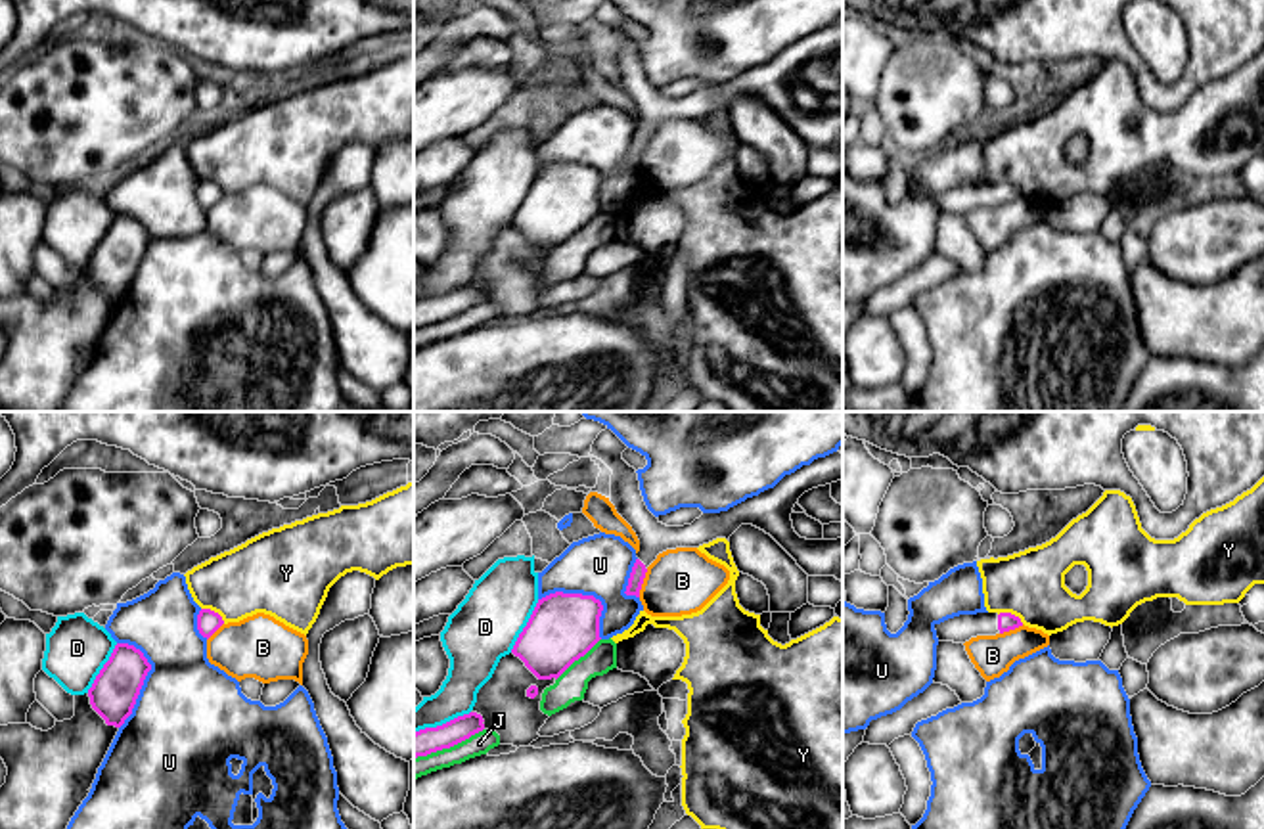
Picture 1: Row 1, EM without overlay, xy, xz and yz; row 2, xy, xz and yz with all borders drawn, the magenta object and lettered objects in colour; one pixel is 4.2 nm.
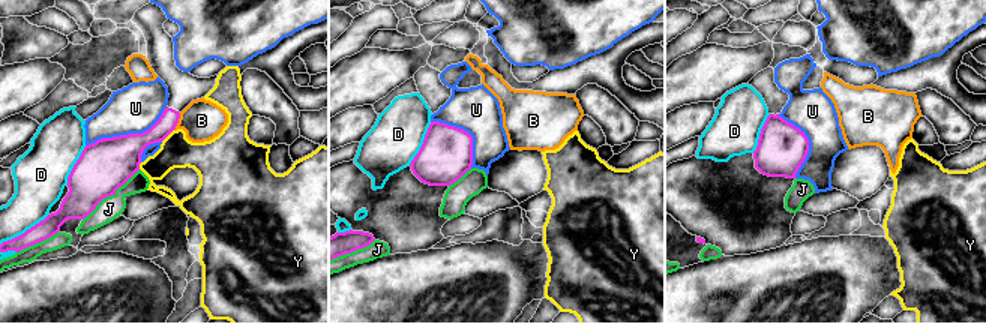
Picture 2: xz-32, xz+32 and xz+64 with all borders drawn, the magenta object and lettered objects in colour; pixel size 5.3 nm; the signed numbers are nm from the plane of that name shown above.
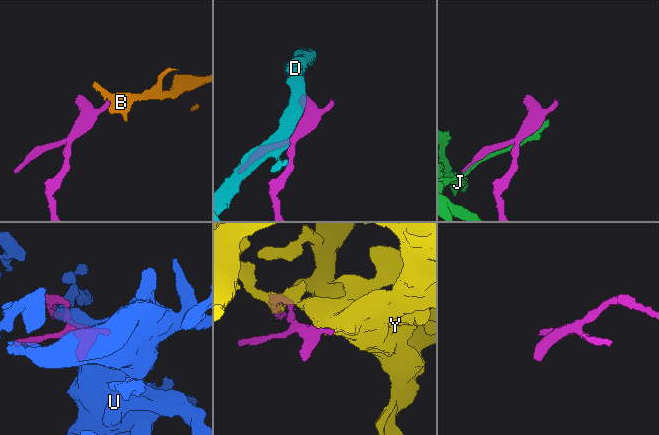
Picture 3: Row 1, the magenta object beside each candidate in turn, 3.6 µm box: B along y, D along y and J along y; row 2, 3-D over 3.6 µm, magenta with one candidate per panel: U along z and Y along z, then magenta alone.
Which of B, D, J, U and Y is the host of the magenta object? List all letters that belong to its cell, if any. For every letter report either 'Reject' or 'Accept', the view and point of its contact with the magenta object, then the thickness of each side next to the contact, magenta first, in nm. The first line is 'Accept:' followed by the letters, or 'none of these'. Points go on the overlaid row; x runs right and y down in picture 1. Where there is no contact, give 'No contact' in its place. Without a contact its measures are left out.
Accept: none of these
B: Reject. Touches magenta at xz (642, 582). Thickness 60 nm (magenta) against 280 nm
D: Reject. Touches magenta at xz (525, 627). Thickness 280 nm (magenta) against 280 nm
J: Reject. Touches magenta at xz (449, 747). Thickness 110 nm (magenta) against 90 nm
U: Reject. Touches magenta at xy (142, 684). Thickness 200 nm (magenta) against 480 nm
Y: Reject. Touches magenta at xy (213, 611). Thickness 100 nm (magenta) against 300 nm

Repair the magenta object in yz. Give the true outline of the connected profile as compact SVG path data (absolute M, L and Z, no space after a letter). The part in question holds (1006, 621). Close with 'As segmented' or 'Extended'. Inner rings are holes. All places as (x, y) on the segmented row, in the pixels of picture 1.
M1011 613L959 615L935 624L938 641L965 643L977 636L996 636L1023 626Z. Extended

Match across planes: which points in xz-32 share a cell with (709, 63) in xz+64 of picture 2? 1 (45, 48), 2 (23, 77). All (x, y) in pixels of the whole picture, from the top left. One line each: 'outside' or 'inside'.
1: outside
2: inside

